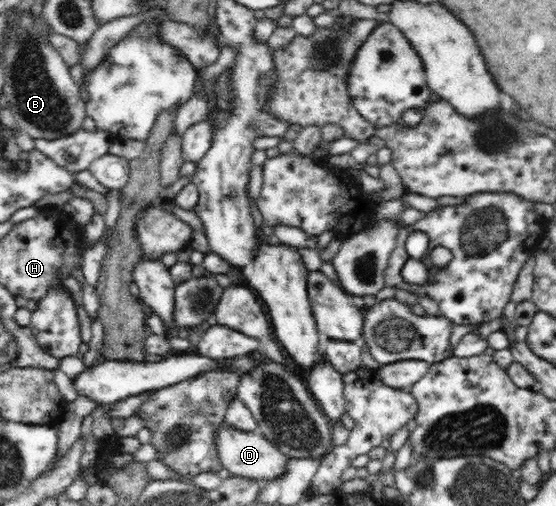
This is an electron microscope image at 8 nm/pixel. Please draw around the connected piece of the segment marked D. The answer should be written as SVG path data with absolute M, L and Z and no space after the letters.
M222 423L214 431L213 440L222 465L229 470L231 476L242 476L265 483L285 474L288 456L277 450L277 447L257 430L237 430L236 427L228 426L228 423Z

